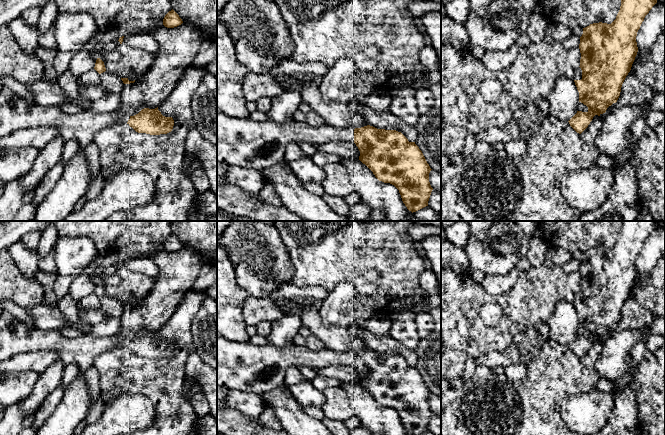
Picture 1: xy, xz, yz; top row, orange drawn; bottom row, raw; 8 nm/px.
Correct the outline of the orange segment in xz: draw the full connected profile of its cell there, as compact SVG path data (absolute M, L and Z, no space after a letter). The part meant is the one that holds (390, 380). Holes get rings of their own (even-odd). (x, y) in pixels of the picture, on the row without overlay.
M217 333L217 387L219 388L255 393L263 396L284 384L285 372L293 365L303 365L312 369L328 368L334 365L354 366L360 375L359 384L373 396L379 405L390 407L399 414L402 425L409 435L418 435L428 430L428 425L433 414L429 406L429 397L432 393L415 366L409 366L401 356L377 353L370 349L361 352L341 353L328 348L314 351L306 346L278 348L268 345L259 347L249 342L230 341Z

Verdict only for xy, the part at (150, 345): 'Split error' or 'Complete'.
Split error

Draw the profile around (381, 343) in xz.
M361 324L351 327L354 332L367 346L368 349L377 353L396 354L401 356L409 366L415 366L418 356L415 350L408 349L401 342L396 341L389 334L374 334L365 330Z

